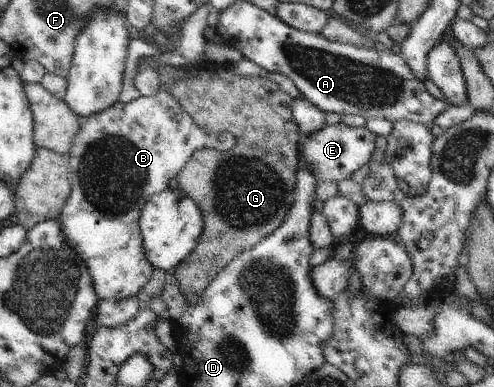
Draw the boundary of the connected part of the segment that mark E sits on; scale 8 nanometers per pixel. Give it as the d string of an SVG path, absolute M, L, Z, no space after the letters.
M343 122L336 125L327 125L312 133L308 139L300 139L299 165L306 165L312 169L317 183L334 181L338 183L364 165L368 165L376 145L376 134L366 127L348 127Z

